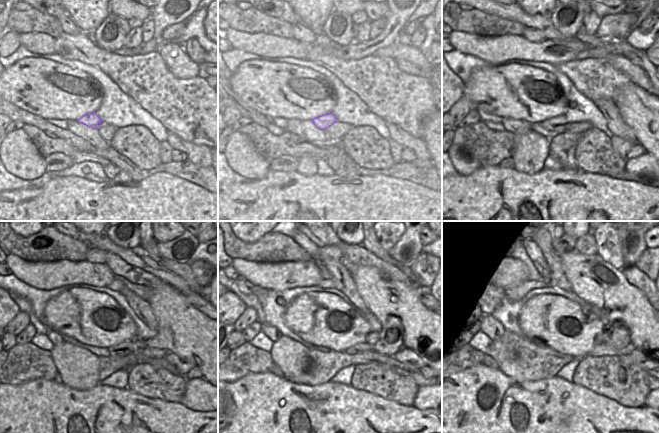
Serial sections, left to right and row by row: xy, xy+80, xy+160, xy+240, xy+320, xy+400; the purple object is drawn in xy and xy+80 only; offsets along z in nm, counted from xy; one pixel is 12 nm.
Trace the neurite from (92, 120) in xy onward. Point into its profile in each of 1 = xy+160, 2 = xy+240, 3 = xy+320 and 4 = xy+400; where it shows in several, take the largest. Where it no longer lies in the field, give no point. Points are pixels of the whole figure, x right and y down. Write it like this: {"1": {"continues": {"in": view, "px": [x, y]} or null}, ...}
{"1": {"continues": {"in": "xy+160", "px": [557, 124]}}, "2": {"continues": {"in": "xy+240", "px": [127, 347]}}, "3": {"continues": {"in": "xy+320", "px": [360, 347]}}, "4": {"continues": {"in": "xy+400", "px": [602, 349]}}}

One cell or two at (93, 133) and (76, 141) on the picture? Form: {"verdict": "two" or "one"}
{"verdict": "two"}

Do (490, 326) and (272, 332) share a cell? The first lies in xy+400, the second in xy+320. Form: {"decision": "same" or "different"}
{"decision": "same"}

